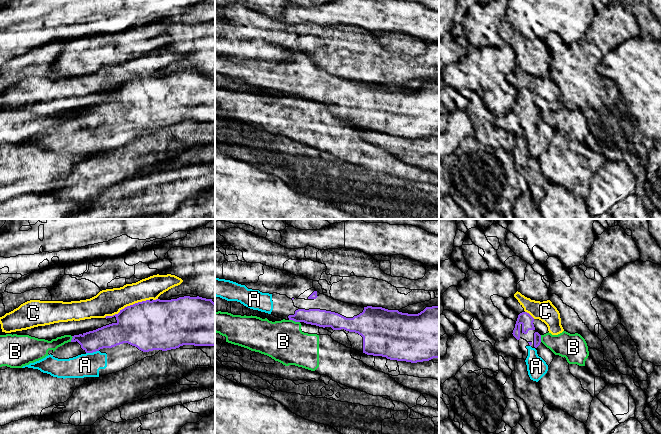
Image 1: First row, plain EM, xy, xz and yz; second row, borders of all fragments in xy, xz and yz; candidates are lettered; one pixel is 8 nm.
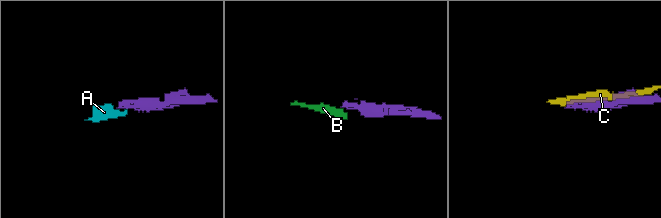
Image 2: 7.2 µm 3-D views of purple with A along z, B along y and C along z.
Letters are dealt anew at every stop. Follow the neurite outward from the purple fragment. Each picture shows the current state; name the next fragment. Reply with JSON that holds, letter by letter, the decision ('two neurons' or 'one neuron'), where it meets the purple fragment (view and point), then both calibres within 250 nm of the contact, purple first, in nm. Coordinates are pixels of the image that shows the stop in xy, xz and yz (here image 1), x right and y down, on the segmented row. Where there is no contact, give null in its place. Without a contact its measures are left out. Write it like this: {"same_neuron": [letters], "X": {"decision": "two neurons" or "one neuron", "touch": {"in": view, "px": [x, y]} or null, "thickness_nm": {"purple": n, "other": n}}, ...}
{"same_neuron": ["A"], "A": {"decision": "one neuron", "touch": {"in": "xy", "px": [92, 352]}, "thickness_nm": {"purple": 180, "other": 190}}, "B": {"decision": "two neurons", "touch": {"in": "xz", "px": [294, 320]}, "thickness_nm": {"purple": 140, "other": 320}}, "C": {"decision": "two neurons", "touch": {"in": "xy", "px": [127, 306]}, "thickness_nm": {"purple": 400, "other": 220}}}

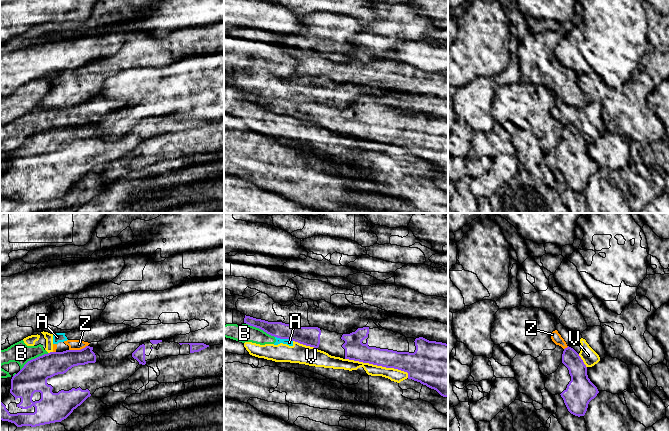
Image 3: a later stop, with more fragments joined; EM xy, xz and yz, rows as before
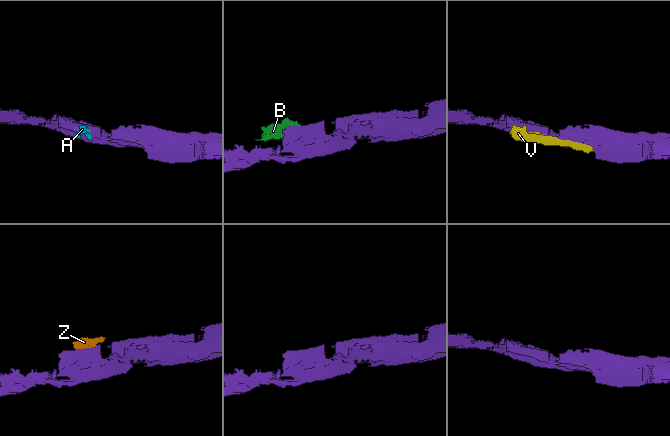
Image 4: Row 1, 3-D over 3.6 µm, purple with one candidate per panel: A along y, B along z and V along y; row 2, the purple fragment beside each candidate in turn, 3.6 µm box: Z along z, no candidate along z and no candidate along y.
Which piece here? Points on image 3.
{"same_neuron": [], "A": {"decision": "two neurons", "touch": {"in": "xz", "px": [284, 338]}, "thickness_nm": {"purple": 160, "other": 50}}, "B": {"decision": "two neurons", "touch": {"in": "xy", "px": [33, 359]}, "thickness_nm": {"purple": 220, "other": 160}}, "V": {"decision": "two neurons", "touch": {"in": "xz", "px": [378, 365]}, "thickness_nm": {"purple": 160, "other": 100}}, "Z": {"decision": "two neurons", "touch": {"in": "xy", "px": [78, 350]}, "thickness_nm": {"purple": 190, "other": 80}}}

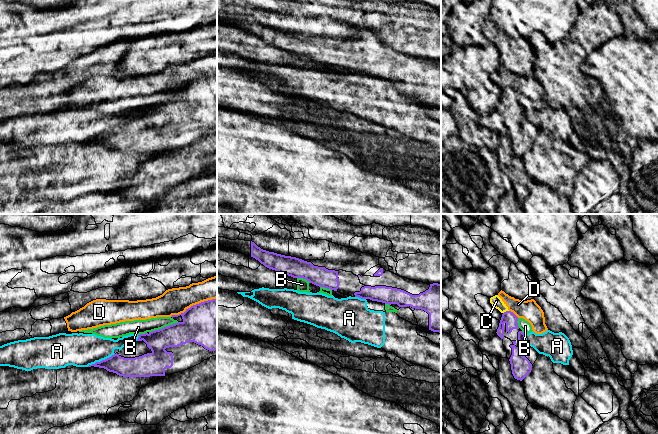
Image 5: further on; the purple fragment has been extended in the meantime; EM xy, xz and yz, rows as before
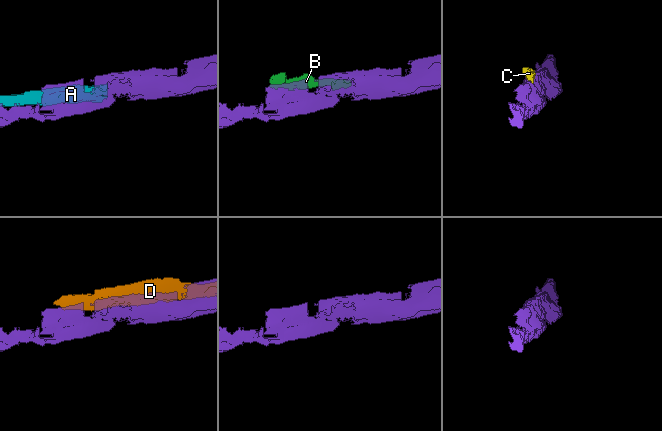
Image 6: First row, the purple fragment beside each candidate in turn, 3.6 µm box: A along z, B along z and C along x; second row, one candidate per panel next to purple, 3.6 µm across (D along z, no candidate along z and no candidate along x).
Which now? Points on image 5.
{"same_neuron": [], "A": {"decision": "two neurons", "touch": {"in": "xy", "px": [100, 361]}, "thickness_nm": {"purple": 160, "other": 280}}, "B": {"decision": "two neurons", "touch": {"in": "xy", "px": [164, 327]}, "thickness_nm": {"purple": 220, "other": 120}}, "C": {"decision": "two neurons", "touch": {"in": "yz", "px": [506, 311]}, "thickness_nm": {"purple": 110, "other": 90}}, "D": {"decision": "two neurons", "touch": {"in": "xy", "px": [193, 305]}, "thickness_nm": {"purple": 400, "other": 220}}}

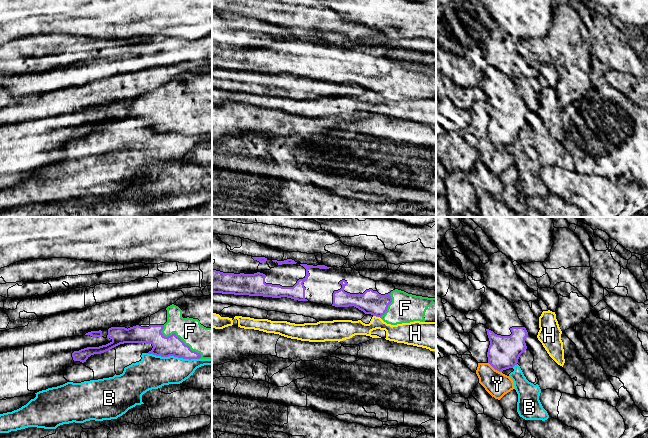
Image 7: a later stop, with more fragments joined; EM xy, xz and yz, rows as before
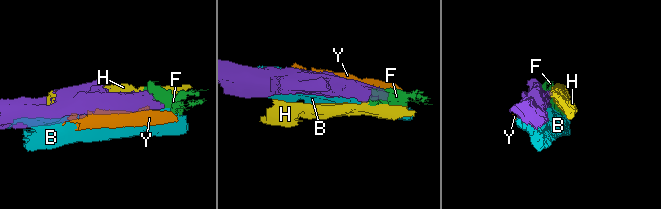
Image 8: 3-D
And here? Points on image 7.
{"same_neuron": ["F"], "B": {"decision": "two neurons", "touch": {"in": "xy", "px": [173, 355]}, "thickness_nm": {"purple": 160, "other": 280}}, "F": {"decision": "one neuron", "touch": {"in": "xy", "px": [179, 338]}, "thickness_nm": {"purple": 160, "other": 240}}, "H": {"decision": "two neurons", "touch": {"in": "xz", "px": [376, 316]}, "thickness_nm": {"purple": 190, "other": 160}}, "Y": {"decision": "two neurons", "touch": {"in": "yz", "px": [495, 369]}, "thickness_nm": {"purple": 260, "other": 200}}}

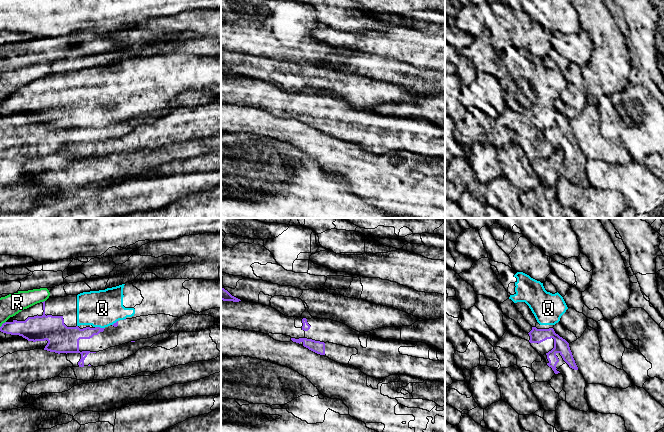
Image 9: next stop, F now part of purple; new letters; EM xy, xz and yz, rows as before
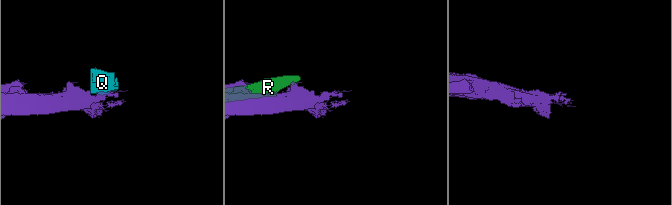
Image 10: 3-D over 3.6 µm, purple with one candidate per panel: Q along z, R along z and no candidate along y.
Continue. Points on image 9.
{"same_neuron": ["Q"], "Q": {"decision": "one neuron", "touch": {"in": "xy", "px": [99, 327]}, "thickness_nm": {"purple": 160, "other": 300}}, "R": {"decision": "two neurons", "touch": {"in": "xy", "px": [44, 301]}, "thickness_nm": {"purple": 200, "other": 160}}}

